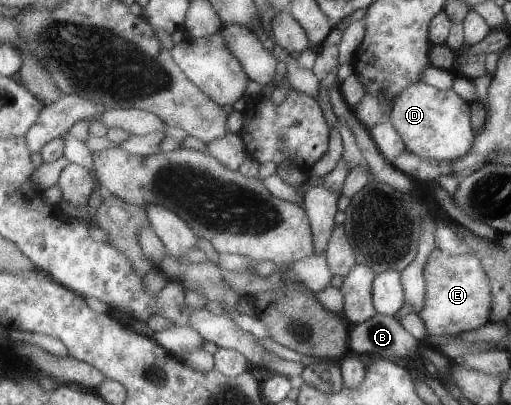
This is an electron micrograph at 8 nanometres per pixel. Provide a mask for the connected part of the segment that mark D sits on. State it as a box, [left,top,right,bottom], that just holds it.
[388,81,474,162]

